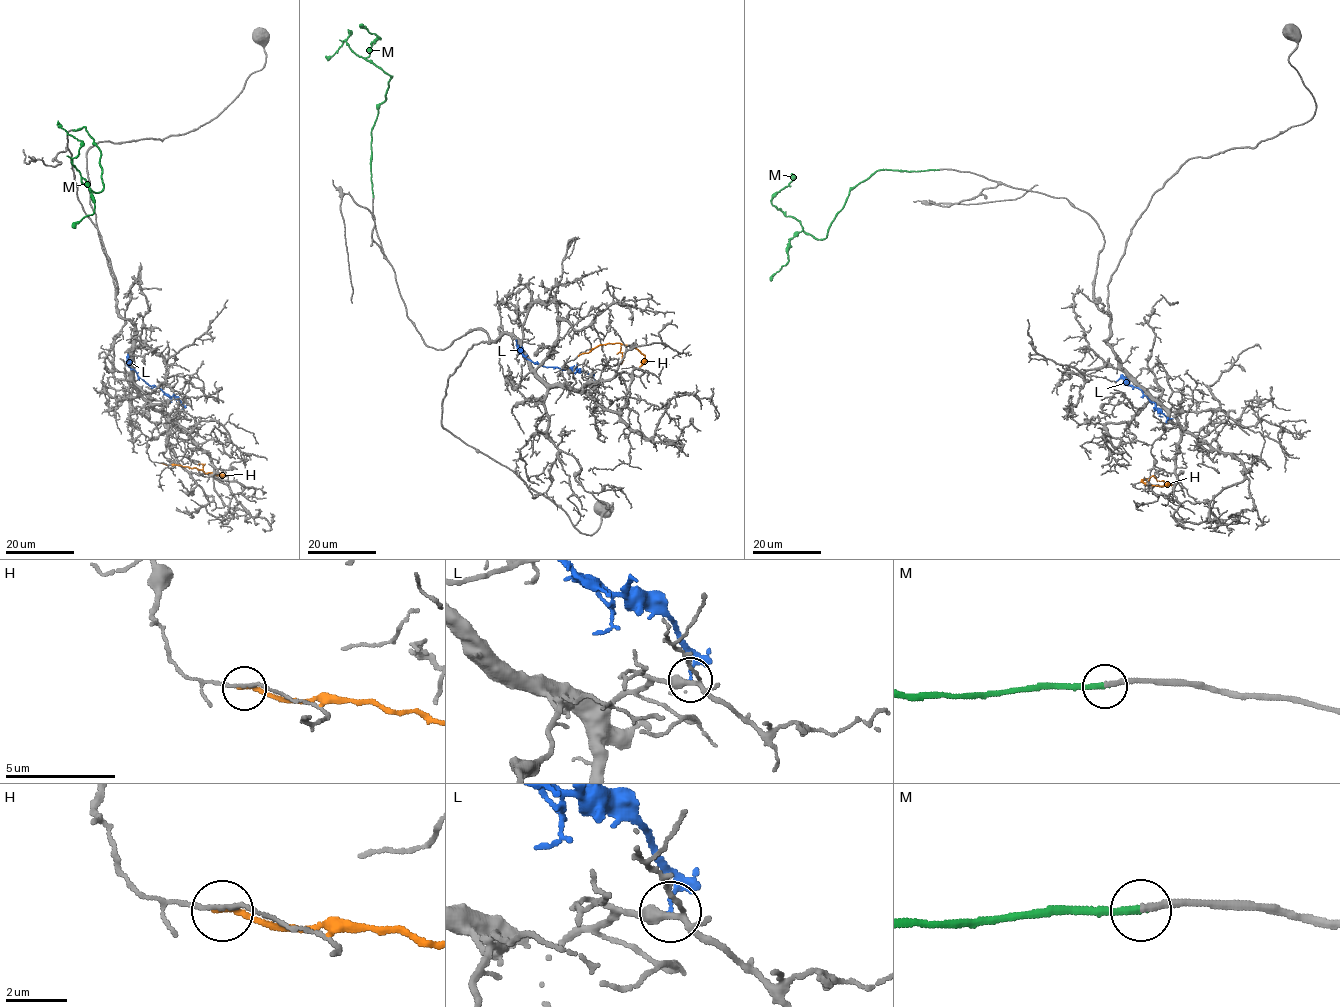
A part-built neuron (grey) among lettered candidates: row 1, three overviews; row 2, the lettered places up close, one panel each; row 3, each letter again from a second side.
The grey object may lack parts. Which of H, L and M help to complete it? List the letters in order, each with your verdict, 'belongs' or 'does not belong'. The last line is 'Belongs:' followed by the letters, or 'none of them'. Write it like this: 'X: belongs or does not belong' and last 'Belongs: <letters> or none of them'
H: does not belong
L: does not belong
M: belongs
Belongs: M

